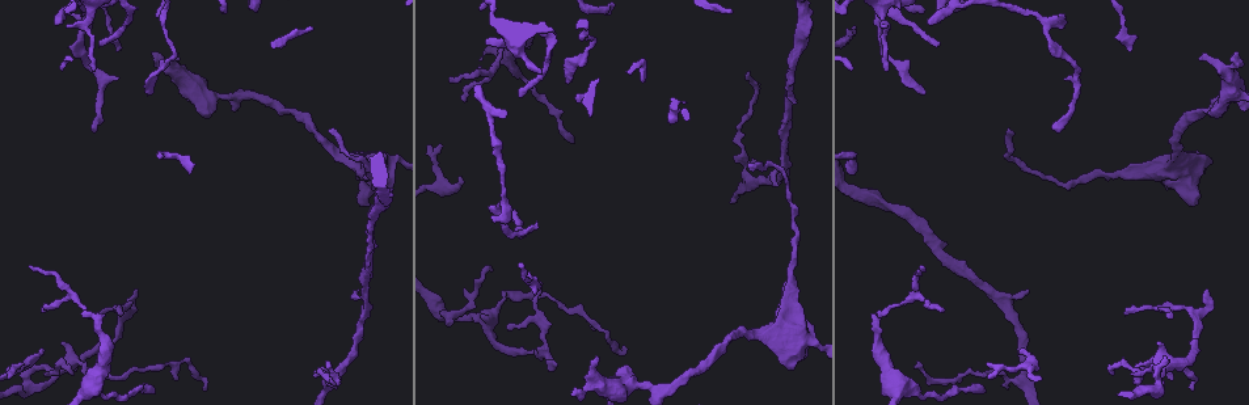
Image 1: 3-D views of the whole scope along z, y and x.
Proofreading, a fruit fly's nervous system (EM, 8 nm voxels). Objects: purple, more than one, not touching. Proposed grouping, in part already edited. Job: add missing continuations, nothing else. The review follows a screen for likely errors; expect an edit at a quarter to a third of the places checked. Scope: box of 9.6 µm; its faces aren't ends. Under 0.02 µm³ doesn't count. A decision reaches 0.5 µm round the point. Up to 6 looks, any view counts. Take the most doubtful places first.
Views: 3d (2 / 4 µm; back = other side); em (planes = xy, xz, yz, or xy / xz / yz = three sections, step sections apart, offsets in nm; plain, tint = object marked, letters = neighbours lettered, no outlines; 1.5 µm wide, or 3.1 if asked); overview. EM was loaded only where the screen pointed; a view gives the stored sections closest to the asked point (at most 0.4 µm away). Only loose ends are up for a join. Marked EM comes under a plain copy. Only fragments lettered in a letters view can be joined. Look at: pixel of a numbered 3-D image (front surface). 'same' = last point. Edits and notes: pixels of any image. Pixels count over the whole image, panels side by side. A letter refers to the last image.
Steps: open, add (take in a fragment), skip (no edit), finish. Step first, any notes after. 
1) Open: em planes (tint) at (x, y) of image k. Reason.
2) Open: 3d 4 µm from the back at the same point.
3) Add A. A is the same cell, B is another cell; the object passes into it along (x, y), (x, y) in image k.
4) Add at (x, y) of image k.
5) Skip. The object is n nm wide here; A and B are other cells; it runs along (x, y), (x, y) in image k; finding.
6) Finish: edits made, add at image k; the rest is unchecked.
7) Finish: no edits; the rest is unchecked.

Open: 3d 2 µm at (916, 361) of image 1. Long arm stops here.

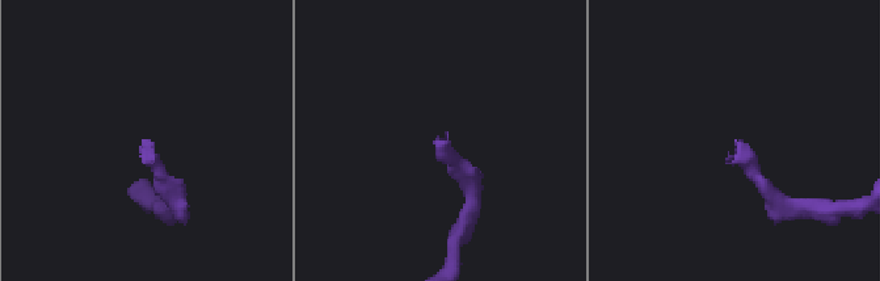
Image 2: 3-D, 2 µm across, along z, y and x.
Open: em xy step 4 (tint) at (736, 141) of image 2.

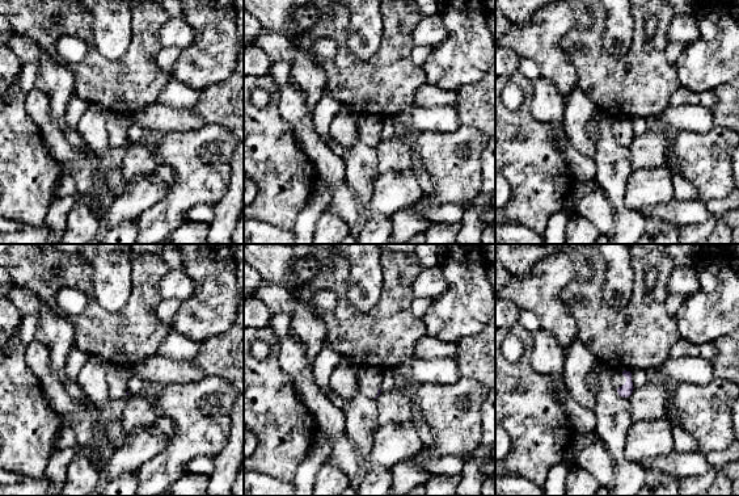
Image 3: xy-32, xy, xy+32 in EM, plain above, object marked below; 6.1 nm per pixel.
Open: em planes (letters) at the same point. Cut it another way.

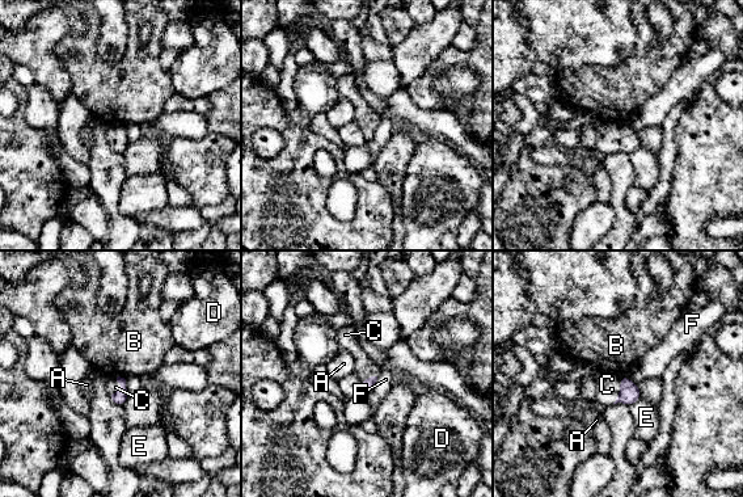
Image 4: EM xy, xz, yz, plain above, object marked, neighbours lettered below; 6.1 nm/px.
Add C. The longest contact is with C, 140 nm; C is the same cell, A, B, D, E and F are other cells; the object passes into it along (118, 397), (121, 387), (112, 384) in image 4; the neuron continues.

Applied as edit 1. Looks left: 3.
Open: em planes (letters) at (515, 217) of image 1. Tapers out.

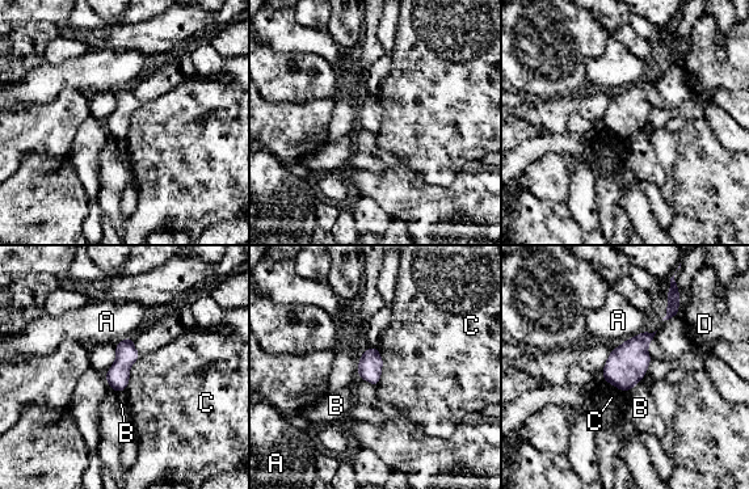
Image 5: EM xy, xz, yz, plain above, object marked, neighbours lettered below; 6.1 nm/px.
Skip. A, B, C and D are other cells; a border runs along (378, 348), (382, 375), (375, 386) in image 5; none of them fits.

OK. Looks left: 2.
Open: em yz step 4 (letters) at (205, 391) of image 1. Long arm stops here.

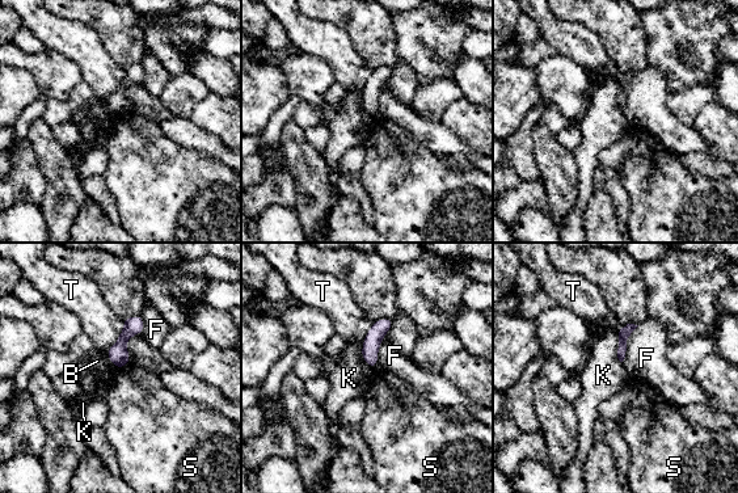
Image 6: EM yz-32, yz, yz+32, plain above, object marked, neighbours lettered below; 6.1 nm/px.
Open: em planes (letters) at the same point. Cut it another way.

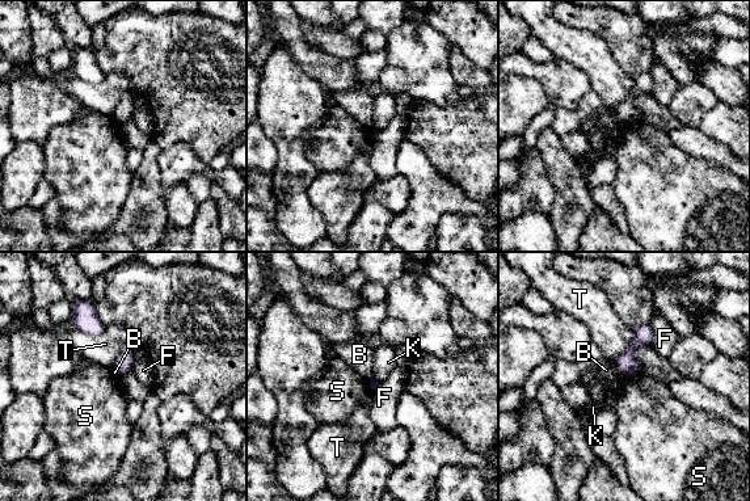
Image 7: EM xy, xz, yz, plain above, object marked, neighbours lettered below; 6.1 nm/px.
Skip. B, F, K, S and T are other cells; a border runs along (131, 344), (131, 358), (134, 361) in image 7; no lettered fragment goes on from it.

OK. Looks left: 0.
Finish: edits made, add at image 4; the rest is unchecked.

